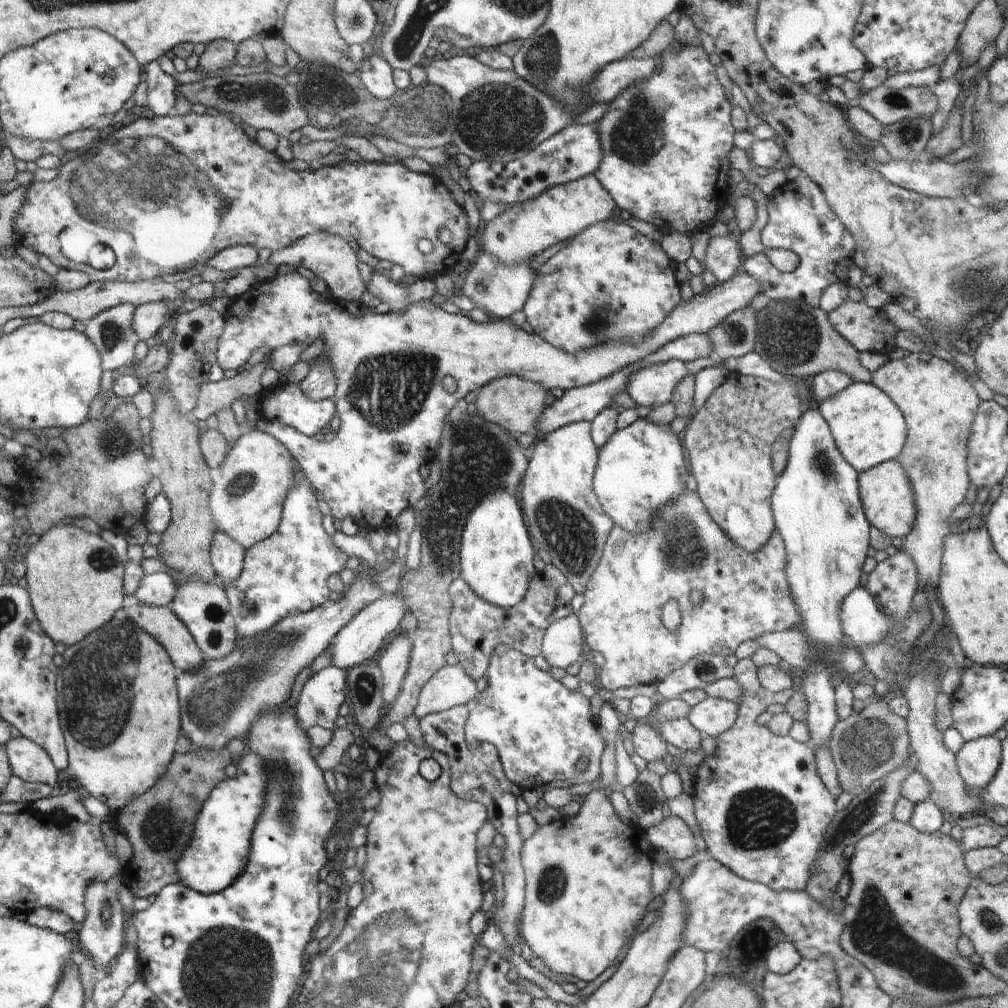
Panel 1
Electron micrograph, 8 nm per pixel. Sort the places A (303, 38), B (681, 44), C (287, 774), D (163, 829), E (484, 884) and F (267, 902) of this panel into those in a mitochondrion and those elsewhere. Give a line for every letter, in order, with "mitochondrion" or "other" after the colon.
A: other
B: other
C: mitochondrion
D: mitochondrion
E: other
F: other

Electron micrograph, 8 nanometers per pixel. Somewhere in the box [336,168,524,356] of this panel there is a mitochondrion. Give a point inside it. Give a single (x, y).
(424, 226)

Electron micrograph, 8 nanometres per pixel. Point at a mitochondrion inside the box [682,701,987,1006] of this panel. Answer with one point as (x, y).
(874, 932)

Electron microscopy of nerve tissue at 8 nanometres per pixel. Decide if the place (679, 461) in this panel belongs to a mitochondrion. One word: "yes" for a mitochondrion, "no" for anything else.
no

